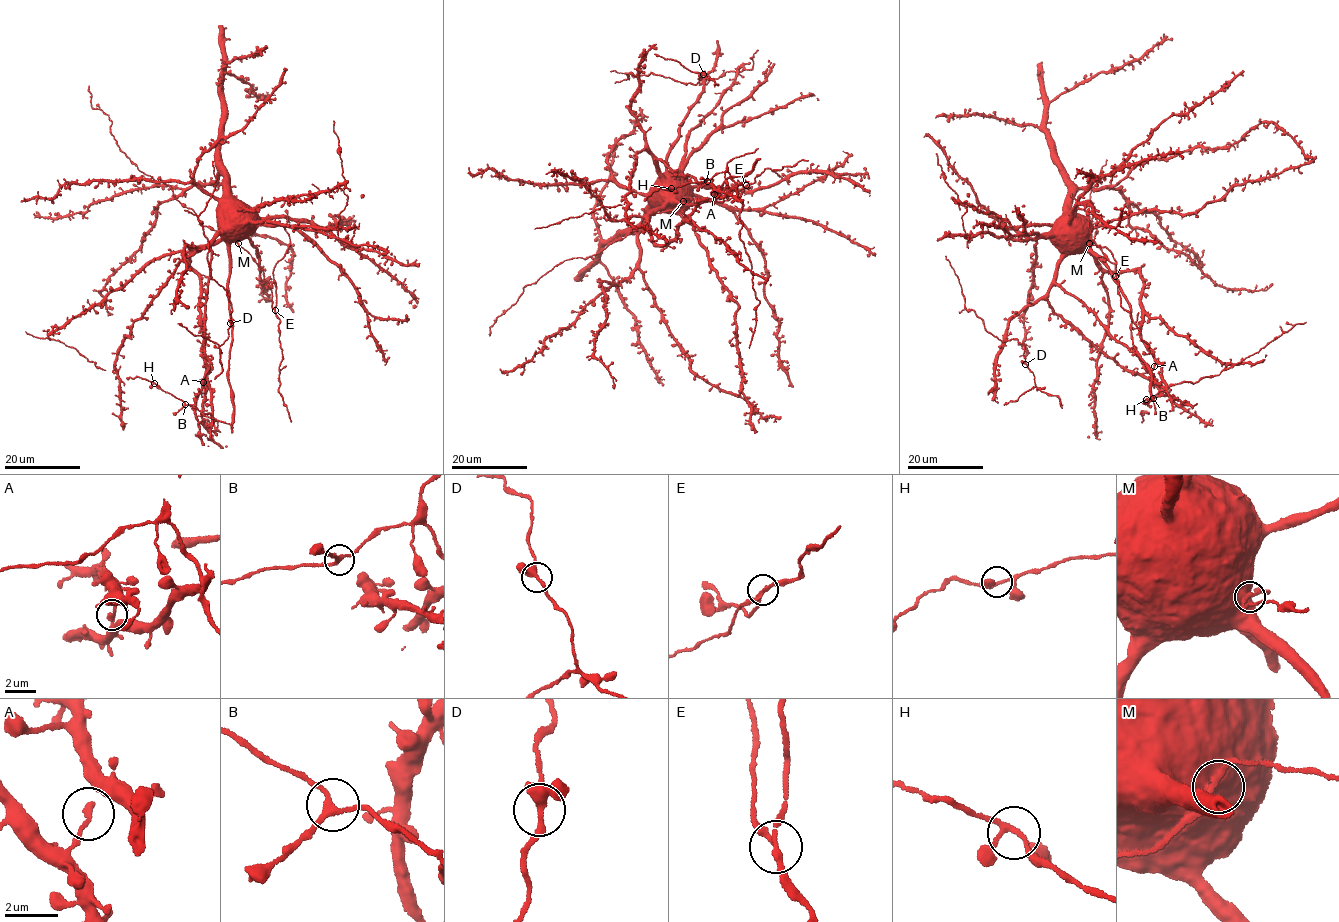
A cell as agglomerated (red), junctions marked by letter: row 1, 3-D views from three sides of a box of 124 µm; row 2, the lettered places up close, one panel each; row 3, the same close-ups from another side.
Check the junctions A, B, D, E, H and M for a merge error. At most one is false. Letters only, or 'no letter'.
E

